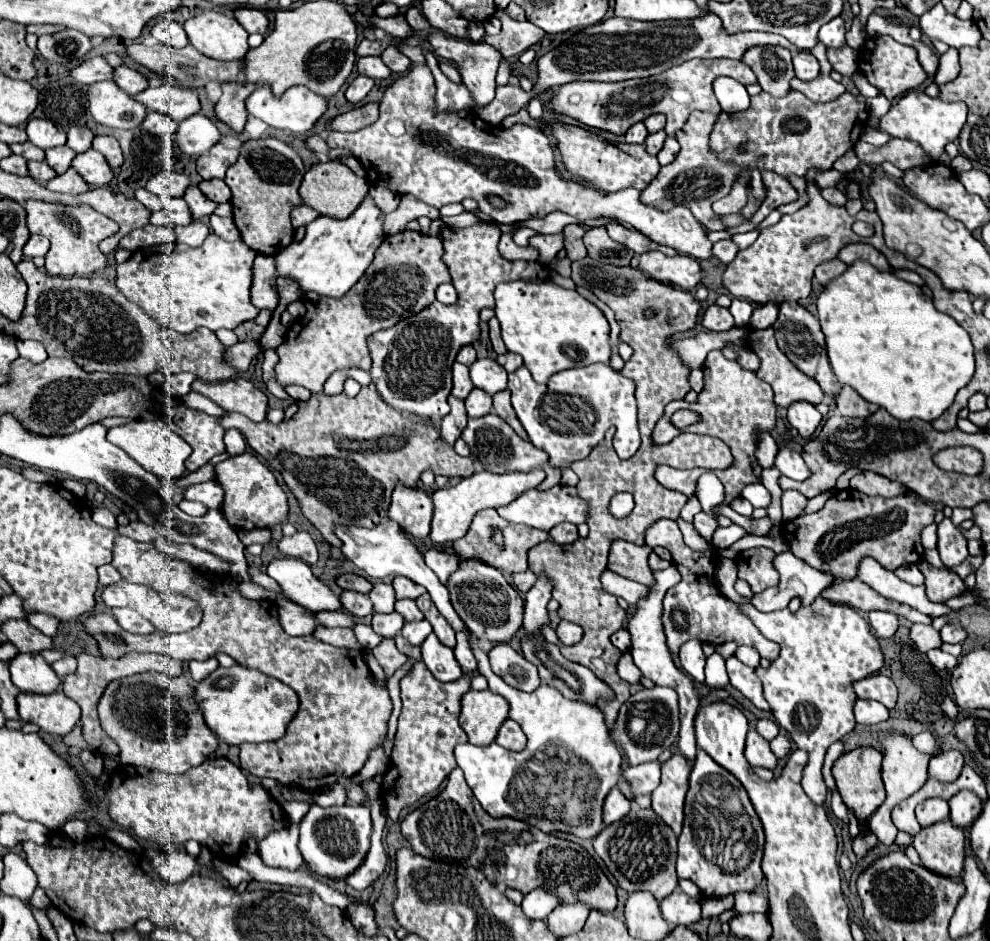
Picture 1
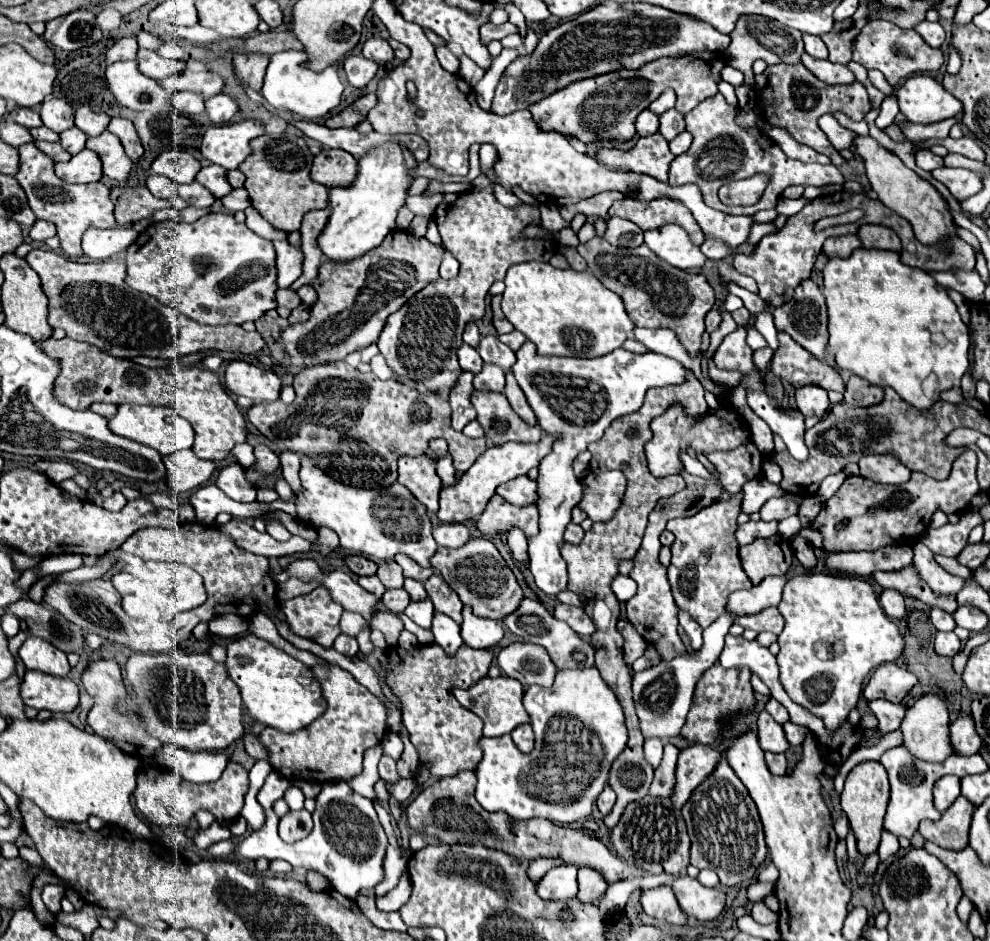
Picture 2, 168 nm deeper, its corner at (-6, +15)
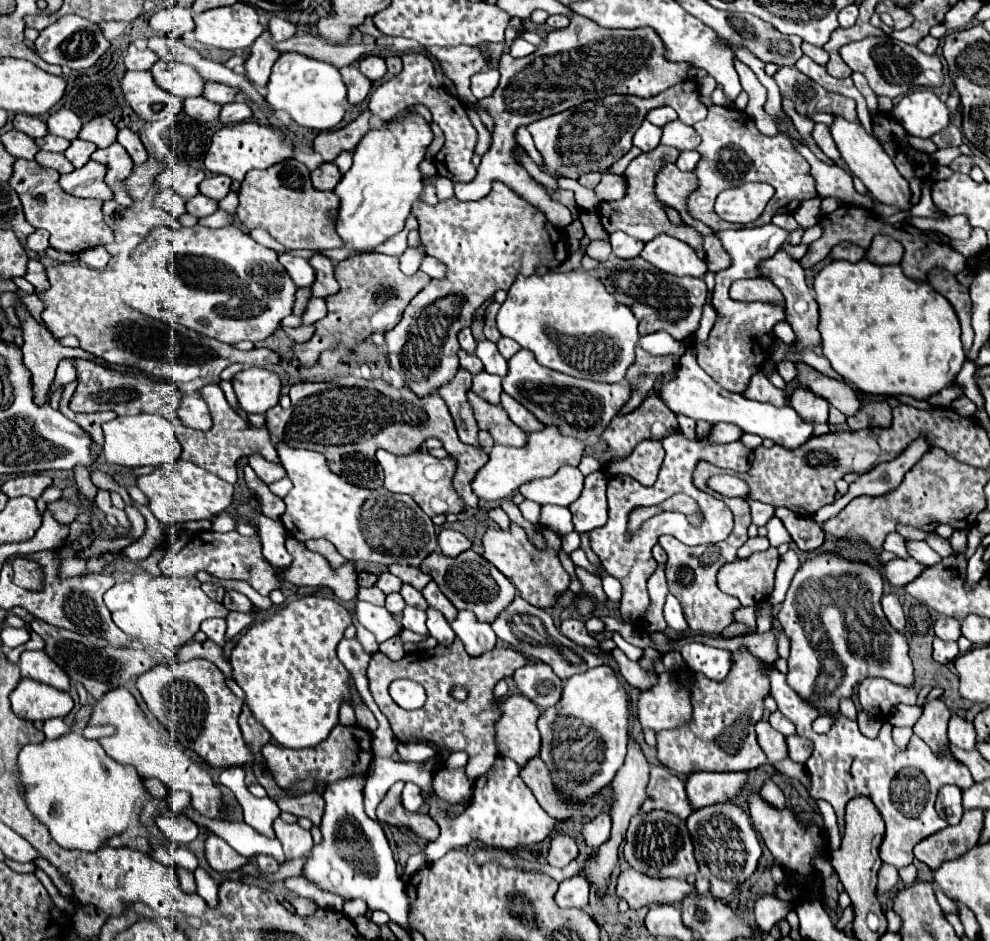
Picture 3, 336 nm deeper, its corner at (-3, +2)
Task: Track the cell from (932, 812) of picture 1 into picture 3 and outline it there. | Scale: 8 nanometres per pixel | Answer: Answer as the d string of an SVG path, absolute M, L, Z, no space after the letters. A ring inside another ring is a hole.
M943 786L939 790L937 802L935 802L935 810L937 814L941 814L941 818L945 818L947 824L957 824L963 816L963 808L961 808L961 790L957 786Z

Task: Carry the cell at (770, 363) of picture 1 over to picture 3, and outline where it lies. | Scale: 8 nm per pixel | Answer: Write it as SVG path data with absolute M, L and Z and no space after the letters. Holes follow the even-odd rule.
M797 362L795 368L797 368L795 382L799 382L801 386L809 388L815 394L819 394L821 398L825 398L831 406L841 410L845 416L851 416L851 414L855 414L859 410L861 402L857 400L855 392L847 384L837 382L837 380L833 380L829 376L823 376L821 372L813 370L811 366L807 366L803 362Z

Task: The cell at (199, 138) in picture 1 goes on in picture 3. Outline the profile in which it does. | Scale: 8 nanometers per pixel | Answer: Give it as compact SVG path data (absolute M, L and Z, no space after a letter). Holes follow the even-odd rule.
M231 102L231 104L223 104L221 106L221 114L219 114L219 122L221 124L237 124L243 120L251 118L251 108L245 102Z

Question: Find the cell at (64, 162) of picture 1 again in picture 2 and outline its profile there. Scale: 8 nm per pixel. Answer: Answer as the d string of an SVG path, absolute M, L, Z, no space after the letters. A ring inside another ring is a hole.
M72 127L64 133L60 133L60 143L70 155L78 155L86 147L86 139L88 139L88 135L78 127Z

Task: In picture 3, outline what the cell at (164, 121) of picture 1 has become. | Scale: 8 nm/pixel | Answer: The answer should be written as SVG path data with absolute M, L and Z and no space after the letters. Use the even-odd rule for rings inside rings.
M197 96L197 98L185 98L183 102L183 112L189 114L189 118L197 118L199 122L211 122L219 118L221 106Z

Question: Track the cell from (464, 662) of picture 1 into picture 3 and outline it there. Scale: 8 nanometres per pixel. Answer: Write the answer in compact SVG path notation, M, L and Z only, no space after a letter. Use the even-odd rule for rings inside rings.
M461 610L457 620L451 624L451 628L471 656L485 654L485 652L493 650L497 644L497 636L491 630L491 624L477 622L475 614L469 610Z

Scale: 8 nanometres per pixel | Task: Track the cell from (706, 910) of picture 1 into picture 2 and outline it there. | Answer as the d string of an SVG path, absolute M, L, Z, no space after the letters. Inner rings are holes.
M754 883L754 885L750 885L750 889L748 889L748 899L750 901L760 901L760 899L764 899L766 895L770 895L774 891L774 883Z

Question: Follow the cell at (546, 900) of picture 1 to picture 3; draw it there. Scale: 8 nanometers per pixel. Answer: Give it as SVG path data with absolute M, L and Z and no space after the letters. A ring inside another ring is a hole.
M579 874L563 880L555 894L555 902L561 908L587 908L589 902L589 882Z

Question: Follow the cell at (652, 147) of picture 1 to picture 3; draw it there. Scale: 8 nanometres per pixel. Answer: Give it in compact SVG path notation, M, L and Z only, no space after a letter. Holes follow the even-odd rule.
M673 120L663 126L663 138L661 138L663 146L673 146L677 150L695 150L699 142L701 138L697 136L697 132L679 120Z

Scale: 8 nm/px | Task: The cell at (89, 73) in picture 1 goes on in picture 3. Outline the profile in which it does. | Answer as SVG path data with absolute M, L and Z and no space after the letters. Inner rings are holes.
M133 44L127 50L127 56L123 60L125 70L149 70L159 58L151 50L137 50Z

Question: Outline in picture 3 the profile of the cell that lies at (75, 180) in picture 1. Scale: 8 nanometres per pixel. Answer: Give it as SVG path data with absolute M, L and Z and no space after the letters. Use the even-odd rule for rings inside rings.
M89 160L83 168L77 168L71 174L61 176L59 178L59 184L71 196L111 200L113 198L113 192L103 182L103 178L105 178L105 166Z

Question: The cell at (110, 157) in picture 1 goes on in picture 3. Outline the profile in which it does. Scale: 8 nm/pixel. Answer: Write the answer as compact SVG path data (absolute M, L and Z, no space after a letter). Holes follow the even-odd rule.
M121 128L117 132L117 142L127 150L127 154L131 156L135 166L139 166L139 164L143 164L147 160L147 152L145 152L139 136L135 132L131 132L129 128Z

